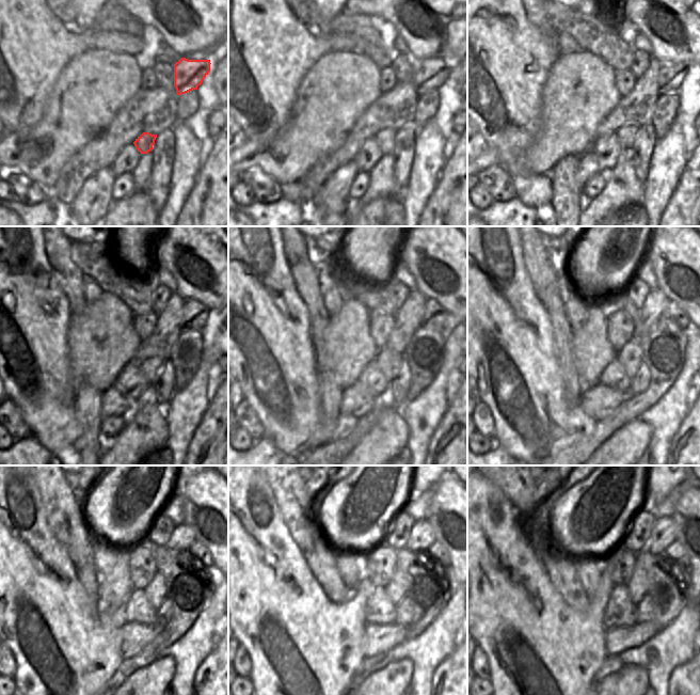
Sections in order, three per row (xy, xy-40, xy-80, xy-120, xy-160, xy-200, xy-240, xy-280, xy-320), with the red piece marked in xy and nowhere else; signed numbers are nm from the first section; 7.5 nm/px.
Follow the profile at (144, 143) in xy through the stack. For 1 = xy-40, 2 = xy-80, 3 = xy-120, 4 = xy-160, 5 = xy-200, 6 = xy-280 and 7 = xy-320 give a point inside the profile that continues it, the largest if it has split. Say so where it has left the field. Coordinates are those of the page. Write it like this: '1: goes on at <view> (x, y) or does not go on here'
1: goes on at xy-40 (385, 138)
2: goes on at xy-80 (625, 135)
3: goes on at xy-120 (152, 368)
4: goes on at xy-160 (388, 361)
5: goes on at xy-200 (631, 357)
6: goes on at xy-280 (396, 589)
7: goes on at xy-320 (637, 586)

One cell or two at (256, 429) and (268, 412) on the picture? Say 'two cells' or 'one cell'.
two cells

